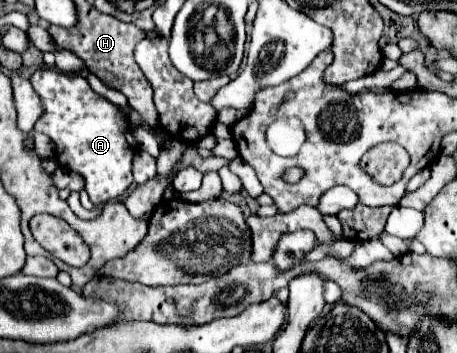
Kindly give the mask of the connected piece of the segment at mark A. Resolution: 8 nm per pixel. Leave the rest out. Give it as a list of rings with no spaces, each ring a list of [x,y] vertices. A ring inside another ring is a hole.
[[[40,68],[32,74],[30,82],[44,104],[44,114],[34,124],[34,132],[52,138],[56,144],[56,162],[84,178],[84,188],[96,206],[122,196],[134,182],[132,158],[138,148],[128,118],[106,98],[98,96],[90,88],[86,76]]]

